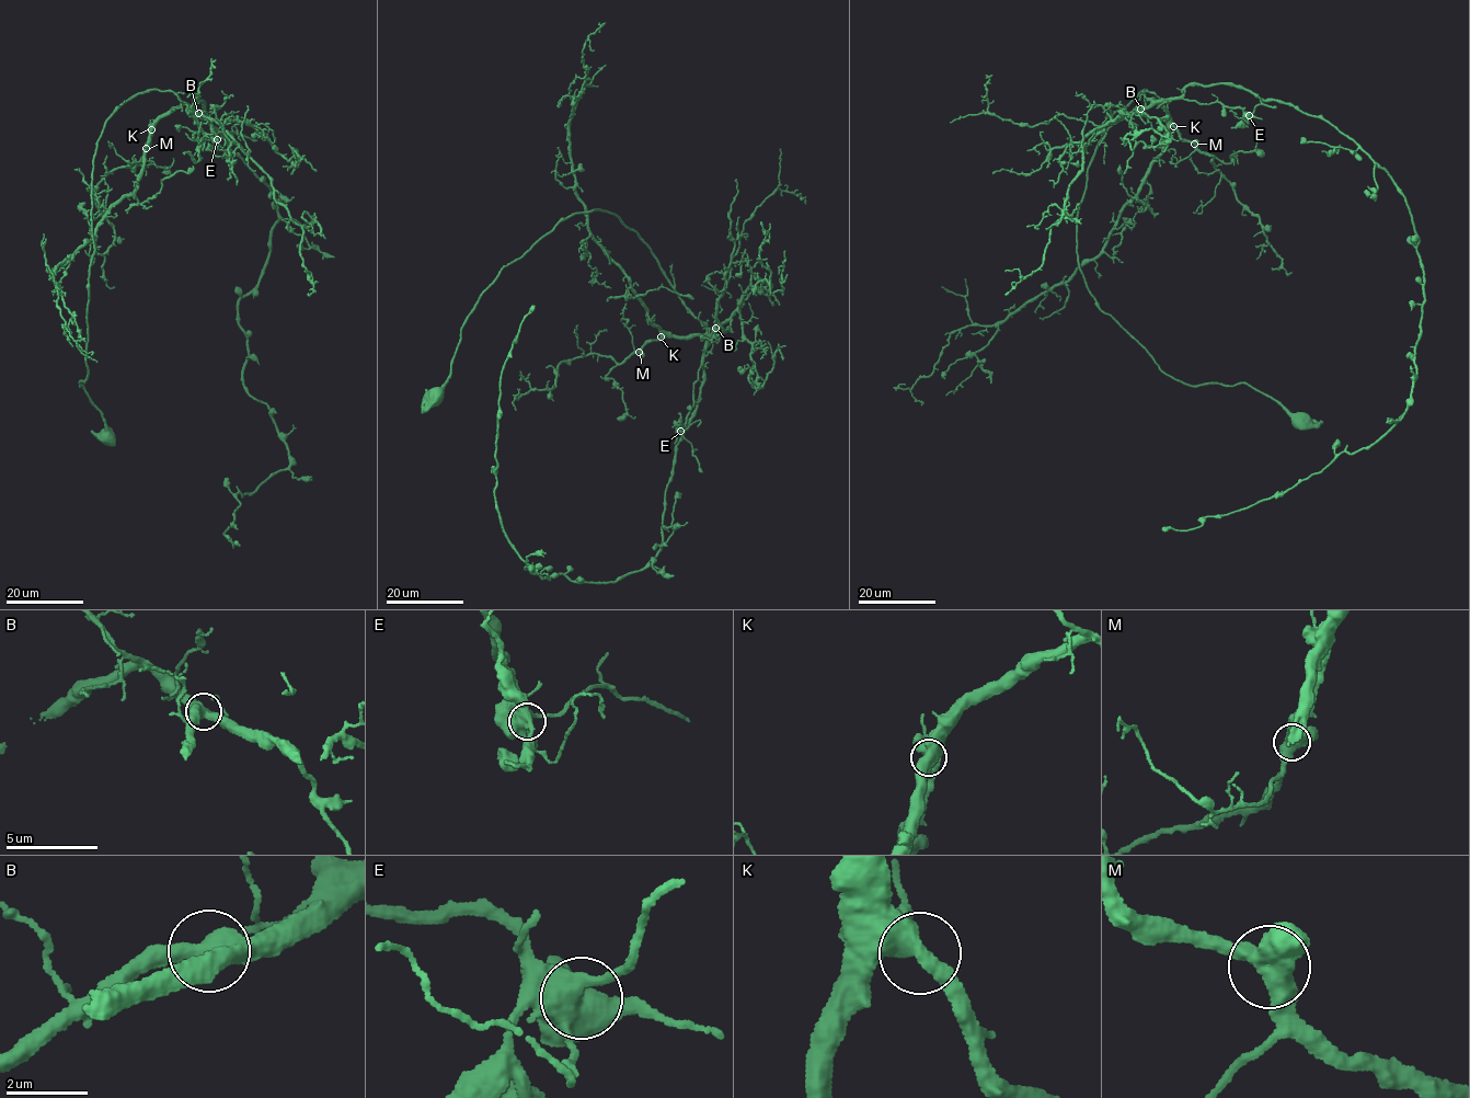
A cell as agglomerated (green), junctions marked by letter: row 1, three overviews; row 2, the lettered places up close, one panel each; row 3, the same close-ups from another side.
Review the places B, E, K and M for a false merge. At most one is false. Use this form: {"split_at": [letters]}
{"split_at": []}

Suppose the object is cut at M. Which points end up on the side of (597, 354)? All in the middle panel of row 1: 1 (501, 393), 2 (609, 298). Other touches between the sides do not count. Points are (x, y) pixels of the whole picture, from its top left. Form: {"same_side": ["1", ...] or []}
{"same_side": []}

